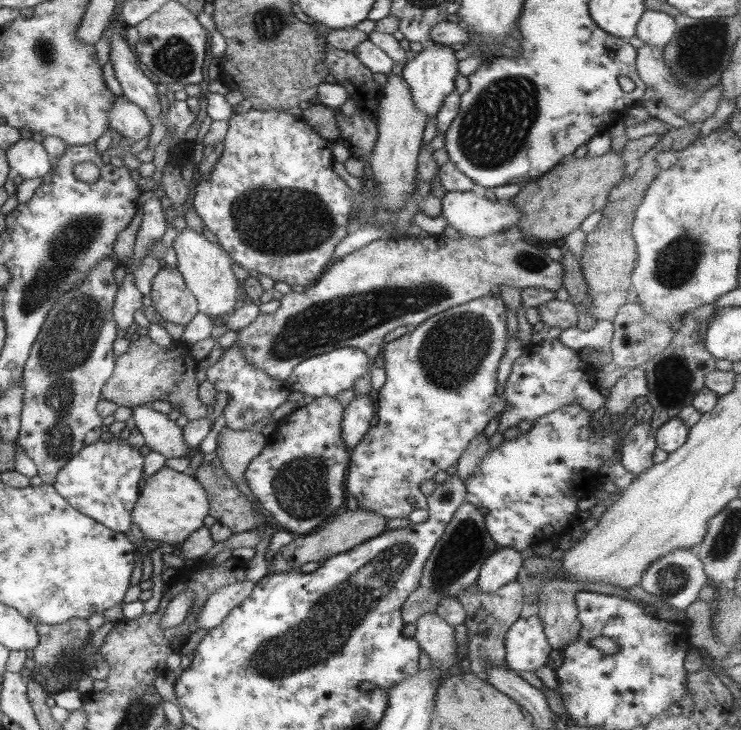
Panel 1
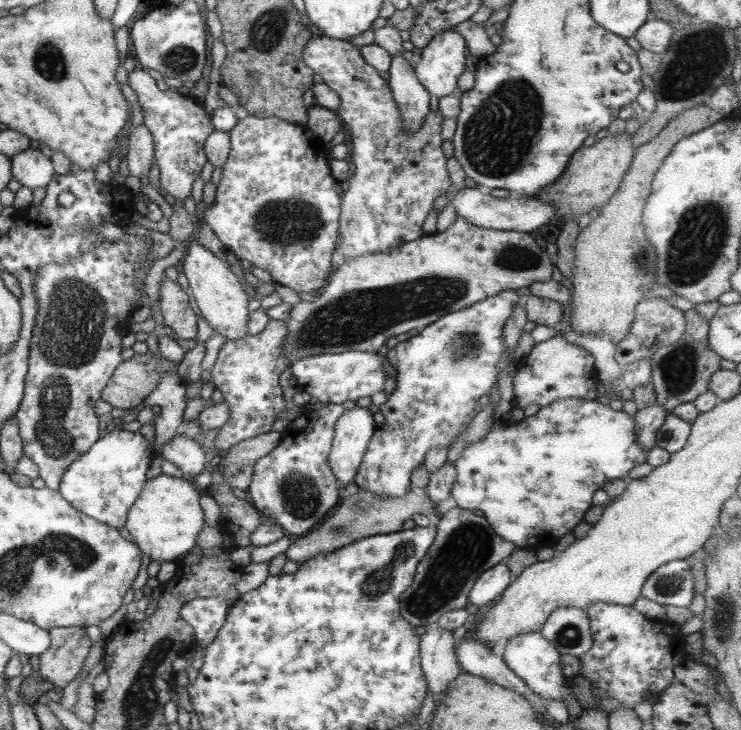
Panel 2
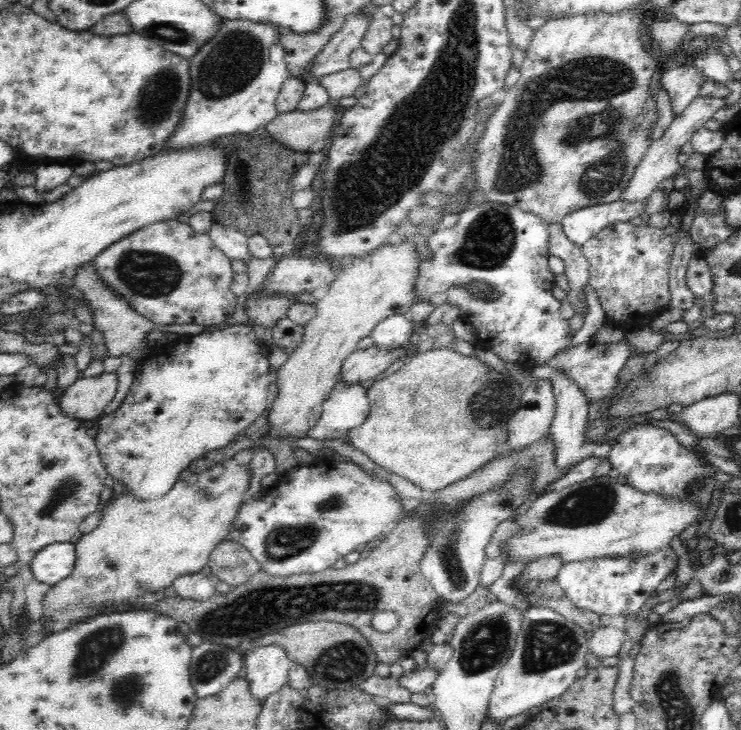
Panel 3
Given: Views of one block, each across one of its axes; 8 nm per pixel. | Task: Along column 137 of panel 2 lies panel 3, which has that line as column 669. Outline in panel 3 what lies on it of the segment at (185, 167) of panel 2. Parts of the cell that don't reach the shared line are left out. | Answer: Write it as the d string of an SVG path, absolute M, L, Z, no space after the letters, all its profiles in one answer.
M678 63L665 67L659 75L657 86L661 86L661 90L668 94L668 102L676 118L700 96L698 92L702 86L702 68L694 69Z

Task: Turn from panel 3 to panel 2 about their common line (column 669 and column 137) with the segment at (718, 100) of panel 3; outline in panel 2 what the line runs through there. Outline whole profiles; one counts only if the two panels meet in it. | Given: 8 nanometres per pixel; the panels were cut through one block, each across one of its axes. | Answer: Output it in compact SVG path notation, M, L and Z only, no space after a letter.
M145 125L131 126L127 132L127 168L128 174L141 178L147 176L151 163L154 162L151 132Z

